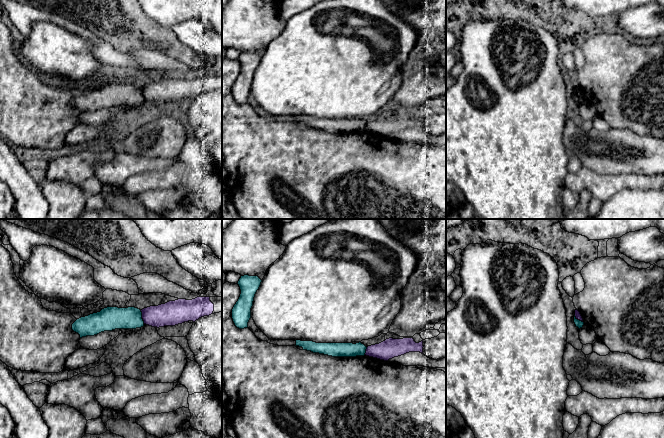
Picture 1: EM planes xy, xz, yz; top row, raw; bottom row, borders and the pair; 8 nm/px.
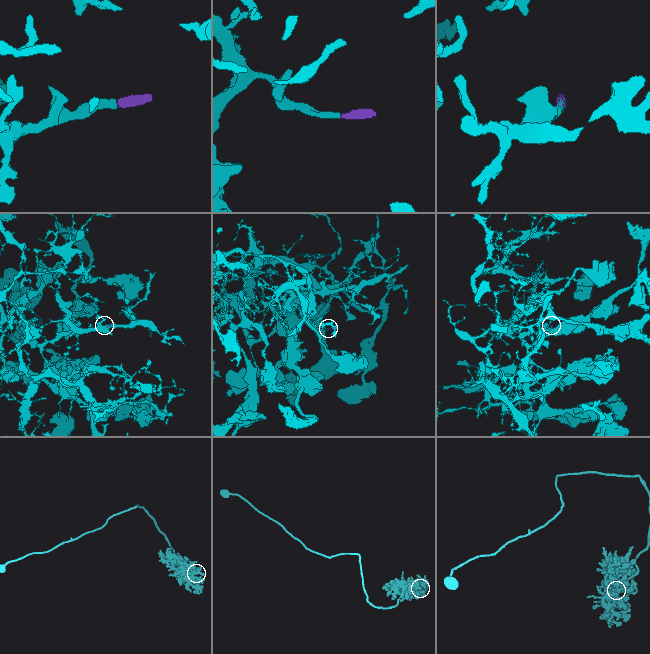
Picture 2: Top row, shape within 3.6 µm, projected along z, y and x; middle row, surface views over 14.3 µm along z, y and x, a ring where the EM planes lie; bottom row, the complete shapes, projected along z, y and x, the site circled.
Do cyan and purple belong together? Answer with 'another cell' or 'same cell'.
another cell

